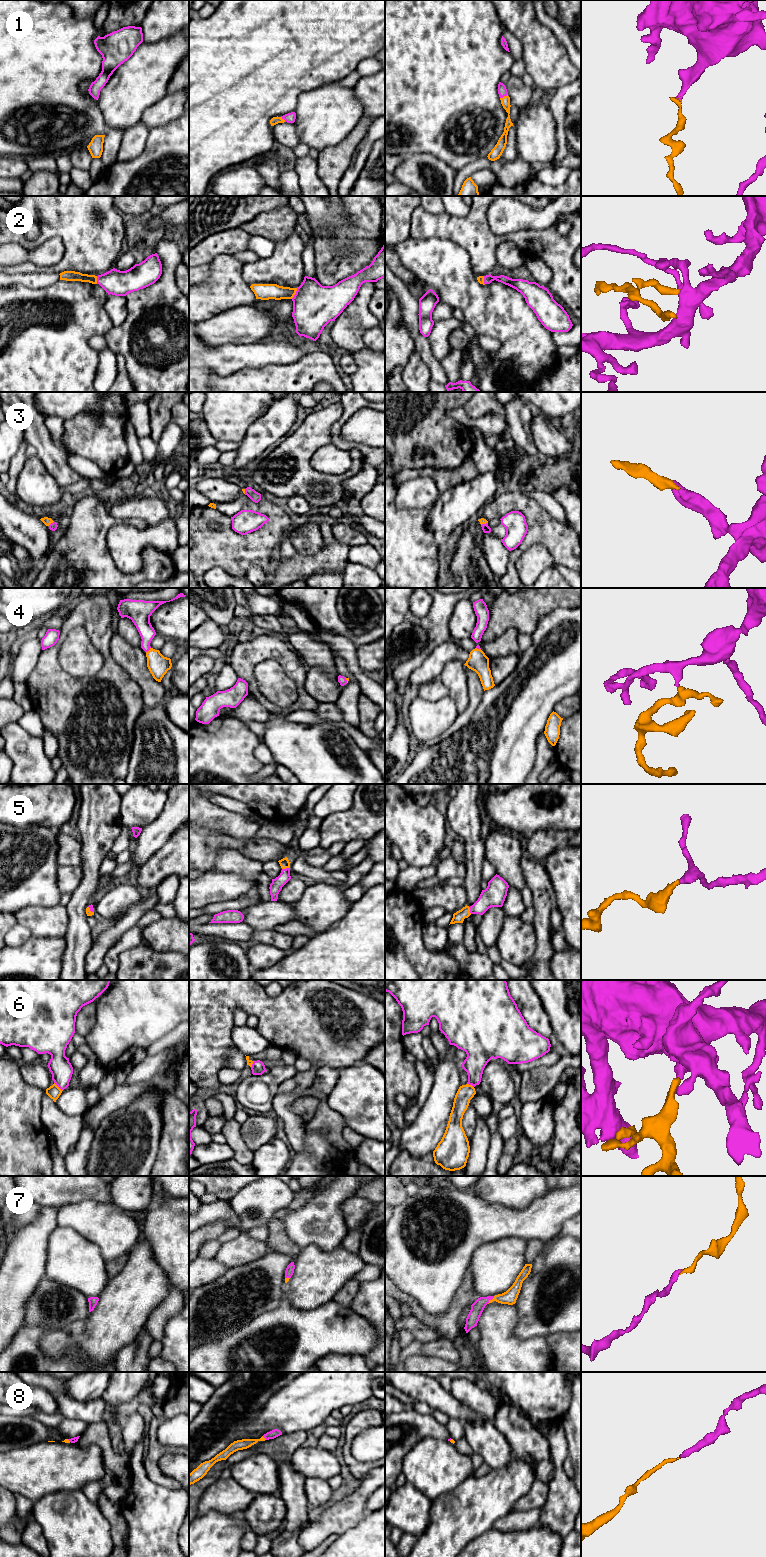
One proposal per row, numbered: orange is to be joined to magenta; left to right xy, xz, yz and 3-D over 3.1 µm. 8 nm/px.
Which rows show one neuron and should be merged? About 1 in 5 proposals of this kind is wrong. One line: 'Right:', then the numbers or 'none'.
Right: 1, 2, 3, 4, 5, 6, 7, 8

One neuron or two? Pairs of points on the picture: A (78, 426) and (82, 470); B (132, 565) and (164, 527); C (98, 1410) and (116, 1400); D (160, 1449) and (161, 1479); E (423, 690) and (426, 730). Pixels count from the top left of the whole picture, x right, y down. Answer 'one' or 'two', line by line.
A: two
B: one
C: two
D: one
E: two

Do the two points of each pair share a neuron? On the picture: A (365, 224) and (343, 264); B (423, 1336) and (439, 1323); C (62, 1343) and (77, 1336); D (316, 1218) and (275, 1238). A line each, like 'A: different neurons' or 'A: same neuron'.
A: same neuron
B: different neurons
C: different neurons
D: different neurons

